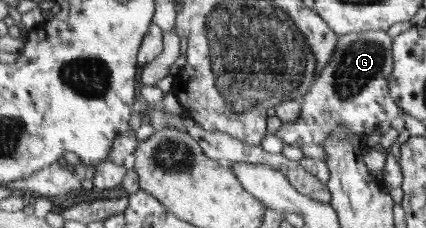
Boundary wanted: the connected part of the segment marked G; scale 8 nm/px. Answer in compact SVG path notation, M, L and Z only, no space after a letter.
M365 31L362 33L349 33L341 35L335 53L327 67L317 76L312 84L306 99L302 104L302 114L299 120L291 124L282 124L275 132L283 144L293 146L307 146L307 144L323 145L323 142L339 128L345 126L357 135L366 136L376 133L377 124L392 122L402 116L403 110L391 96L390 78L394 69L394 38L386 31Z

